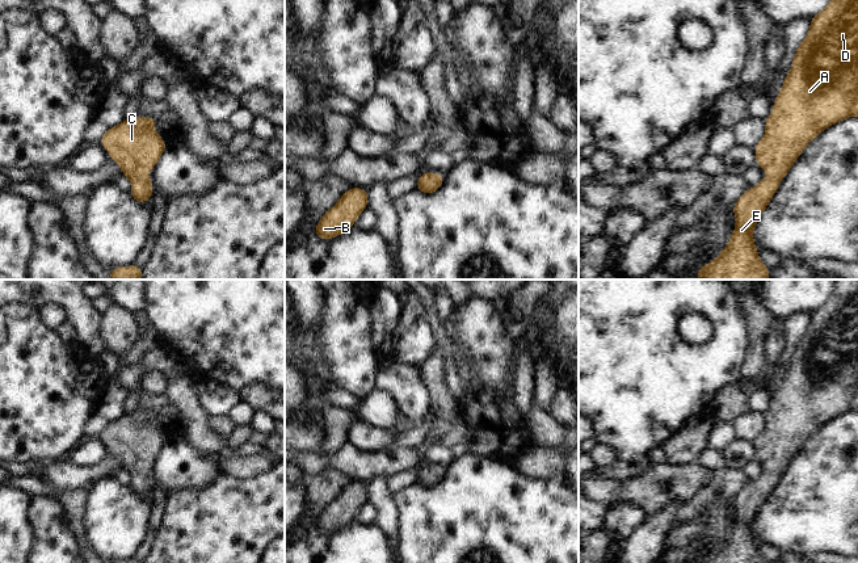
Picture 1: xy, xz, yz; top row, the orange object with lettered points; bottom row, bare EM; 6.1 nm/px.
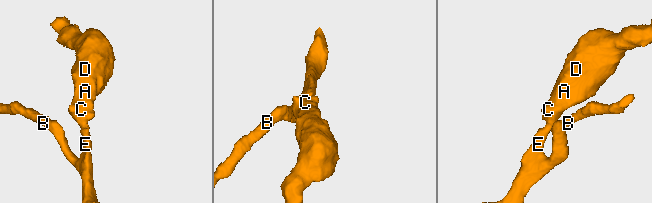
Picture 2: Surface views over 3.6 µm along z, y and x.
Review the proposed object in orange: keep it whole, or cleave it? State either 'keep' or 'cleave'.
keep

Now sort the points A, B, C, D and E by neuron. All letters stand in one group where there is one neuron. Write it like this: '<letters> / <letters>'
A B C D E

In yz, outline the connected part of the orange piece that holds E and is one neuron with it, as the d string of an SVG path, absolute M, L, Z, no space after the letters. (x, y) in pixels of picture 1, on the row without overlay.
M836 280L832 295L811 312L809 325L795 346L790 366L774 395L773 407L765 413L765 430L754 441L757 461L766 463L767 470L756 482L745 484L732 500L736 521L729 530L729 538L701 563L769 563L761 556L752 529L760 509L806 440L827 421L854 409L858 409L858 280Z

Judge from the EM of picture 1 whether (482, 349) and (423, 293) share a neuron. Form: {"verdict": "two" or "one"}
{"verdict": "two"}

